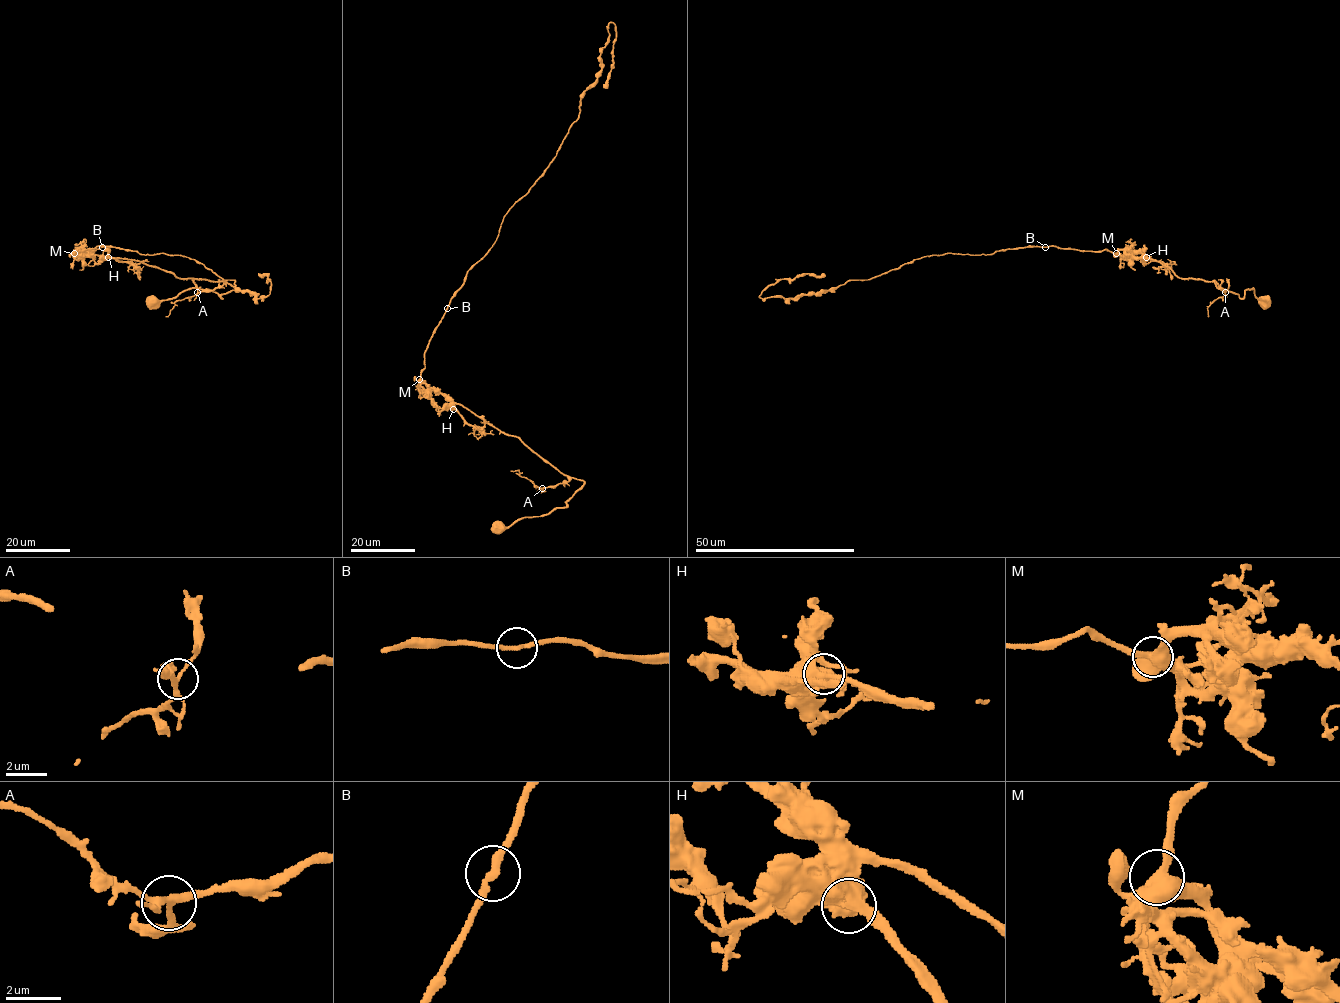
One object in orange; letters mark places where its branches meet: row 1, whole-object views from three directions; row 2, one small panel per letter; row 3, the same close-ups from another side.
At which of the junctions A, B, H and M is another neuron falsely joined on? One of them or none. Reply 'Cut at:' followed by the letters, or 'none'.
Cut at: none

